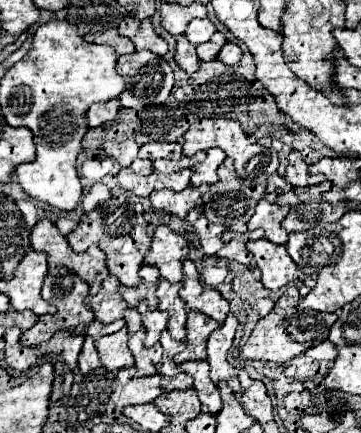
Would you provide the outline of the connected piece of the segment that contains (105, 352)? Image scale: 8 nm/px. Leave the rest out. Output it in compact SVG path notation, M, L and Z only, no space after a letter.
M126 327L116 331L114 335L104 335L96 341L96 349L100 353L102 365L108 371L118 371L134 365L134 357L128 349L128 333Z

